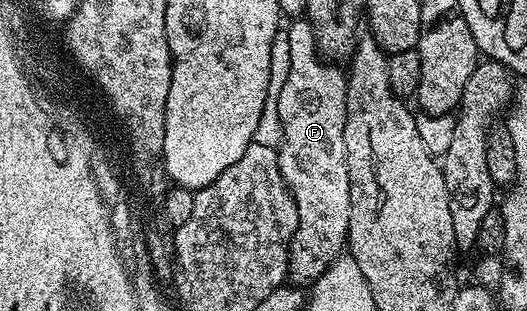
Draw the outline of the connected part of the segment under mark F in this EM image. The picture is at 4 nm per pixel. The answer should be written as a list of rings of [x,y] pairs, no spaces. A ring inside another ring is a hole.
[[[295,19],[285,29],[289,39],[289,75],[277,94],[277,115],[283,128],[283,144],[279,146],[281,179],[297,203],[297,231],[291,240],[291,254],[287,260],[287,275],[295,287],[310,286],[344,252],[349,227],[351,184],[345,159],[345,119],[347,118],[347,74],[338,64],[326,60],[317,47],[313,27],[306,19]]]

